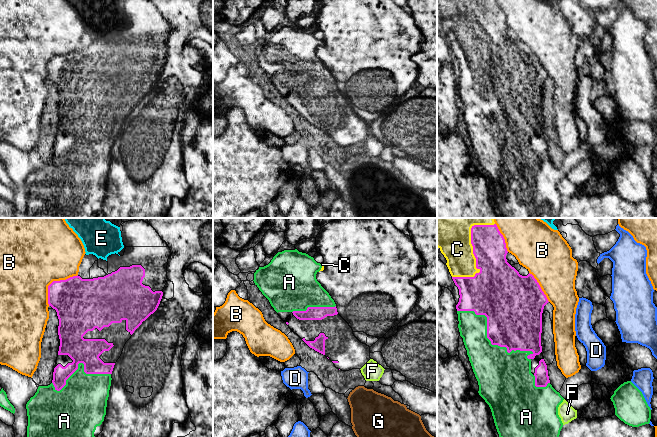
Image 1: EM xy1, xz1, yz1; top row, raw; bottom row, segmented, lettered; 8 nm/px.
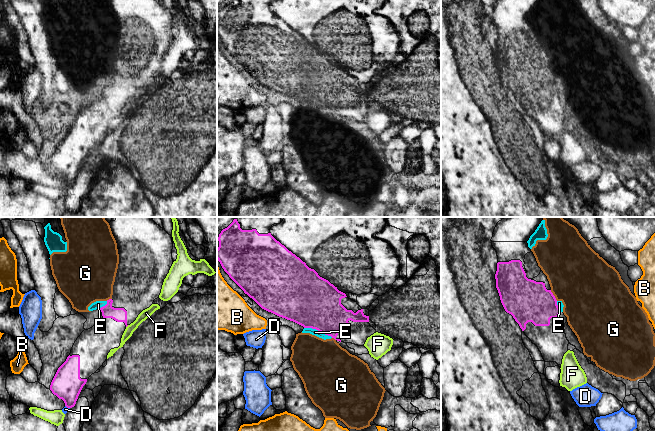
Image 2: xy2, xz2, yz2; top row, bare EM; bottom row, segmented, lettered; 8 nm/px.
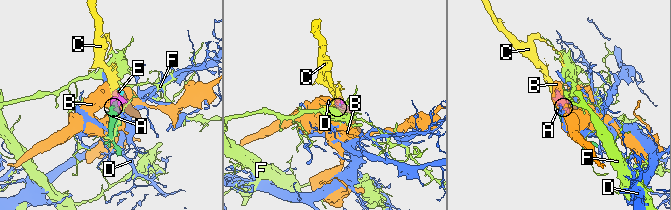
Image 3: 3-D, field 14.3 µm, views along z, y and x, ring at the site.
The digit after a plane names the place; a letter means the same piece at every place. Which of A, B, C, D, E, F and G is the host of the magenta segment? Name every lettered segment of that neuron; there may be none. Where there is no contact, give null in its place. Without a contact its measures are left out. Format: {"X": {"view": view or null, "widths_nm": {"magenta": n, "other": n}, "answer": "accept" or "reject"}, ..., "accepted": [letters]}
{"A": {"view": "yz1", "widths_nm": {"magenta": 440, "other": 360}, "answer": "accept"}, "B": {"view": "xy1", "widths_nm": {"magenta": 380, "other": 500}, "answer": "reject"}, "C": {"view": "yz1", "widths_nm": {"magenta": 280, "other": 320}, "answer": "accept"}, "D": {"view": "xy2", "widths_nm": {"magenta": 240, "other": 50}, "answer": "reject"}, "E": {"view": "xz2", "widths_nm": {"magenta": 420, "other": 50}, "answer": "reject"}, "F": {"view": null, "answer": "reject"}, "G": {"view": "yz2", "widths_nm": {"magenta": 340, "other": 480}, "answer": "reject"}, "accepted": ["A", "C"]}

